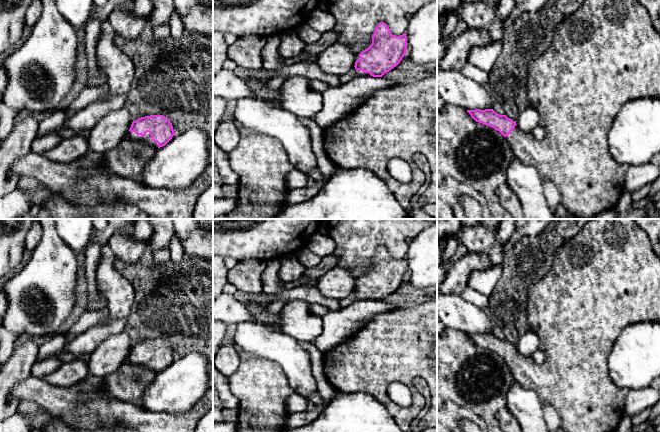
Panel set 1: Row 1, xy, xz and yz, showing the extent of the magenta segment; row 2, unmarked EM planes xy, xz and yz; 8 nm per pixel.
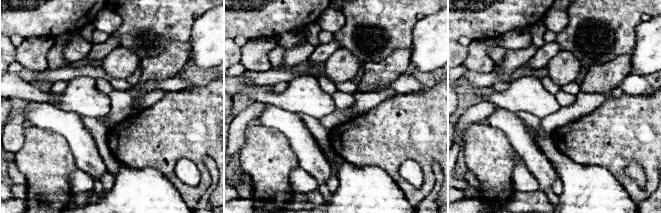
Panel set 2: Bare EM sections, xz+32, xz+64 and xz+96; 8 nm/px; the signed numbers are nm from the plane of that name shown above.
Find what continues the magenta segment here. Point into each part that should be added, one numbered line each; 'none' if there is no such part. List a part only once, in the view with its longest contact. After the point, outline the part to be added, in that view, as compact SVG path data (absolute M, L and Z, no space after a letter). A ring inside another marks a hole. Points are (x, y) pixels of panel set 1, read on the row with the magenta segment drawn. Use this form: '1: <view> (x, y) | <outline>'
1: xy (147, 138) | M128 131L127 135L132 139L132 140L136 140L136 141L143 141L149 145L151 145L152 147L154 147L155 149L158 149L158 143L154 142L150 136L150 133L147 132L145 136L141 136L141 135L137 135L135 132L130 132Z

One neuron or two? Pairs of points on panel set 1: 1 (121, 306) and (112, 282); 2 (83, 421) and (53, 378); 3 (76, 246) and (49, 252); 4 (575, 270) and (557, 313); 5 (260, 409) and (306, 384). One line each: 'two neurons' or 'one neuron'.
1: one neuron
2: two neurons
3: two neurons
4: one neuron
5: two neurons

